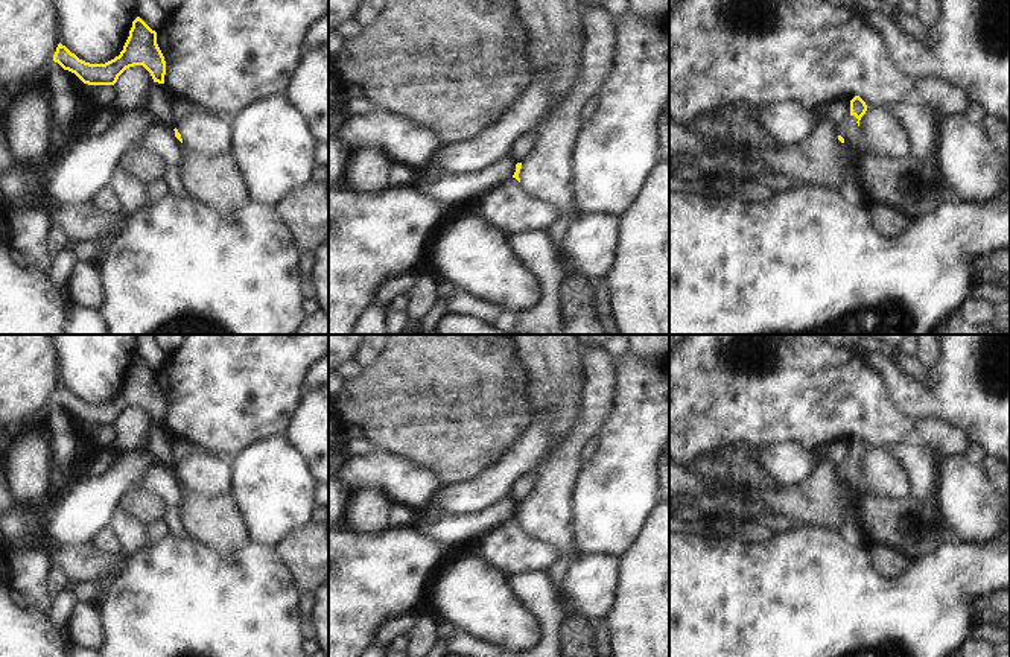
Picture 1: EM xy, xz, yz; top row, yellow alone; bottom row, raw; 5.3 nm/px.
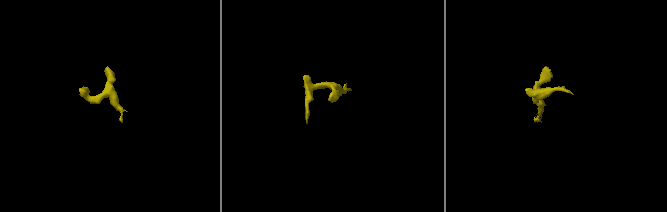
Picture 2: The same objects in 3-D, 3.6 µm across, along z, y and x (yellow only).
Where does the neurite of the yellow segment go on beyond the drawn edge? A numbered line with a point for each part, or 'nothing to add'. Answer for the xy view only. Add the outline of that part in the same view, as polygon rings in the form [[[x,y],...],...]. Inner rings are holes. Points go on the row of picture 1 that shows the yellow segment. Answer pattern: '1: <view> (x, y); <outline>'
1: xy (207, 134); [[[195,114],[176,125],[183,144],[204,155],[230,154],[233,134],[216,116]]]

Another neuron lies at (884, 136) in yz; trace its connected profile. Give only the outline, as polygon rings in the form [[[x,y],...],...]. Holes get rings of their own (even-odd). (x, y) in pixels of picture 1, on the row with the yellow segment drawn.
[[[867,108],[859,120],[865,154],[900,160],[911,155],[908,134],[902,123],[885,108]]]

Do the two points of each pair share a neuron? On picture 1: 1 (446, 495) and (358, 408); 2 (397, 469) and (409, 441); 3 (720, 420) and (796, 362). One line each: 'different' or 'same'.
1: different
2: different
3: same

